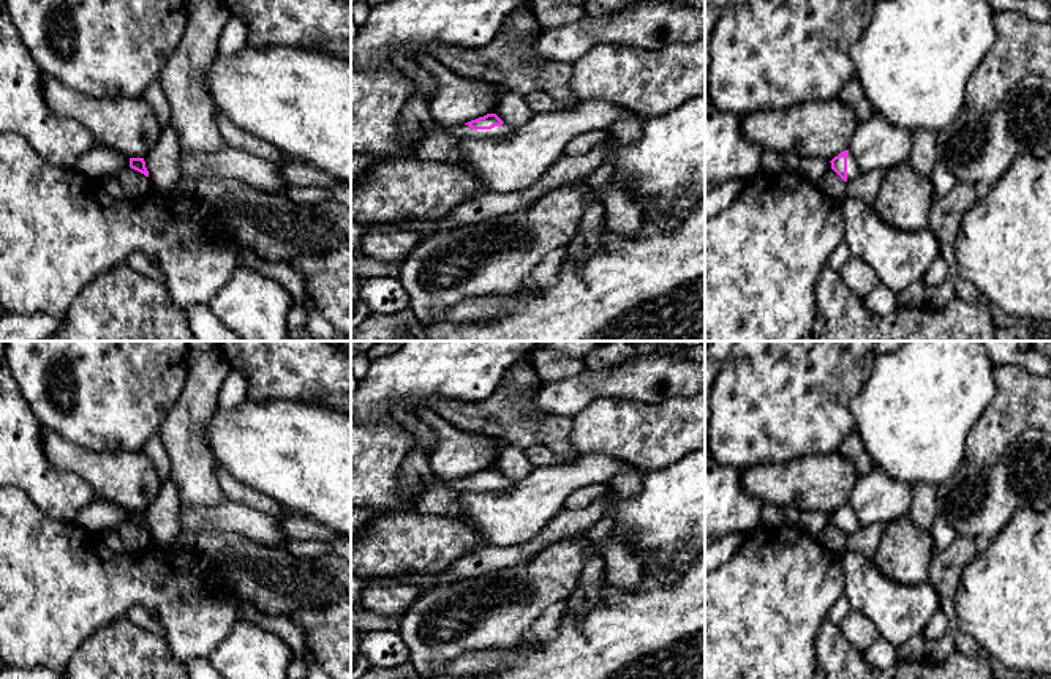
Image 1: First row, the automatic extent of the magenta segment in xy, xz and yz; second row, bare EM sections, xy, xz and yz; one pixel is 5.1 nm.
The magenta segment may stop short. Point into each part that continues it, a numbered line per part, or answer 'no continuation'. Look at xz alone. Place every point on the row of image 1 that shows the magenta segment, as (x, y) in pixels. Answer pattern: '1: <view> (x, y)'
1: xz (416, 123)

